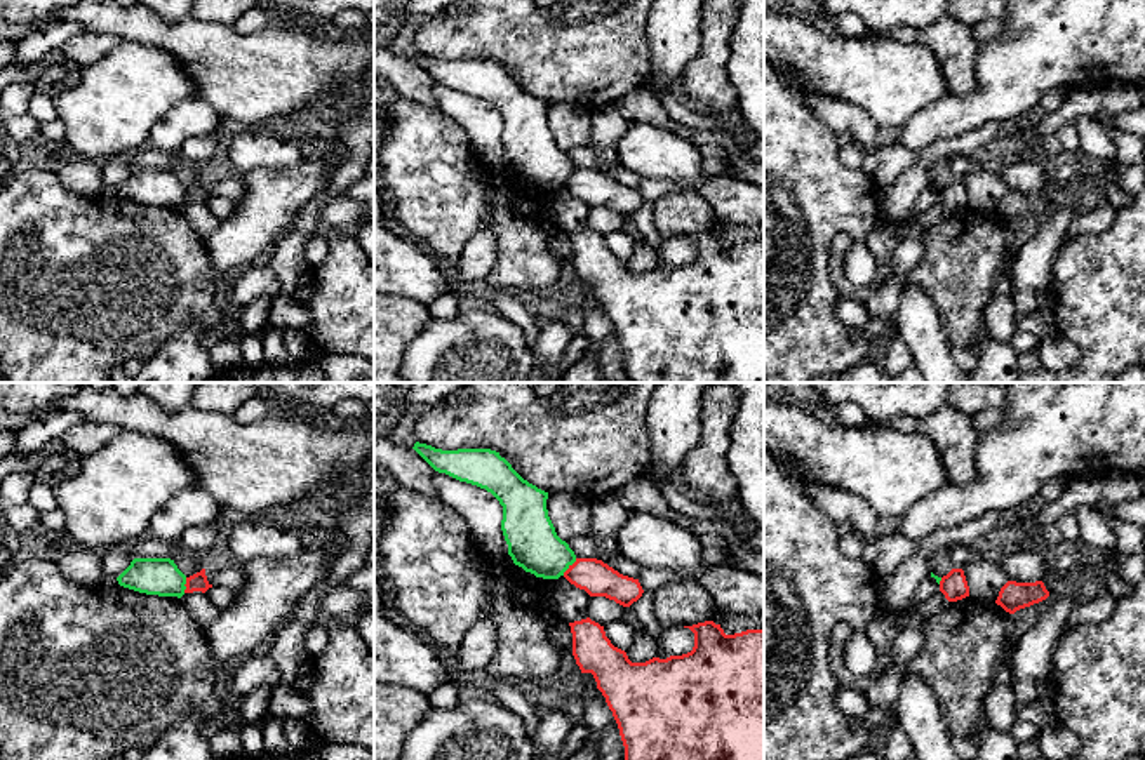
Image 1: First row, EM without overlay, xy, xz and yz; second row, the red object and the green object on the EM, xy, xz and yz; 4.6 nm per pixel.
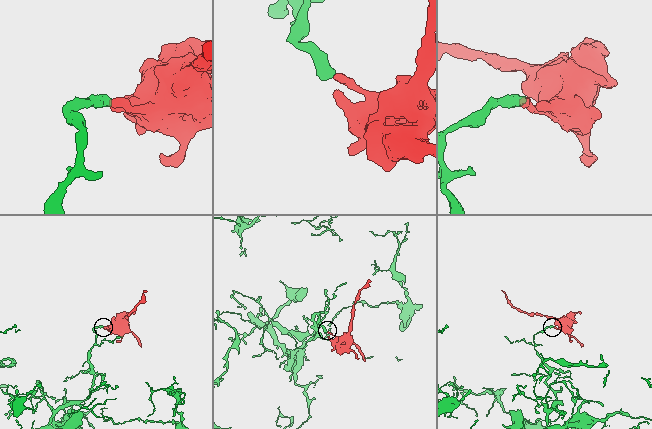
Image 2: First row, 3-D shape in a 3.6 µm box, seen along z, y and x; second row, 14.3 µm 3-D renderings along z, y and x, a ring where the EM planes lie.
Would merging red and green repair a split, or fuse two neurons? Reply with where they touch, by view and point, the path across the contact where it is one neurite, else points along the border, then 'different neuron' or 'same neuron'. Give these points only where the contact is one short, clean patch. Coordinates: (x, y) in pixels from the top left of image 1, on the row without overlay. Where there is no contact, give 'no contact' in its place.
xz (569, 178) | along xz (576, 169), (562, 185) | different neuron

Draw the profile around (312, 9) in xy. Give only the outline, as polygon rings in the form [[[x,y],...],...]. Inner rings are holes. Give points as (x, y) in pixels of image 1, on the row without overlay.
[[[264,0],[264,3],[311,21],[331,21],[345,9],[374,10],[374,0]]]

